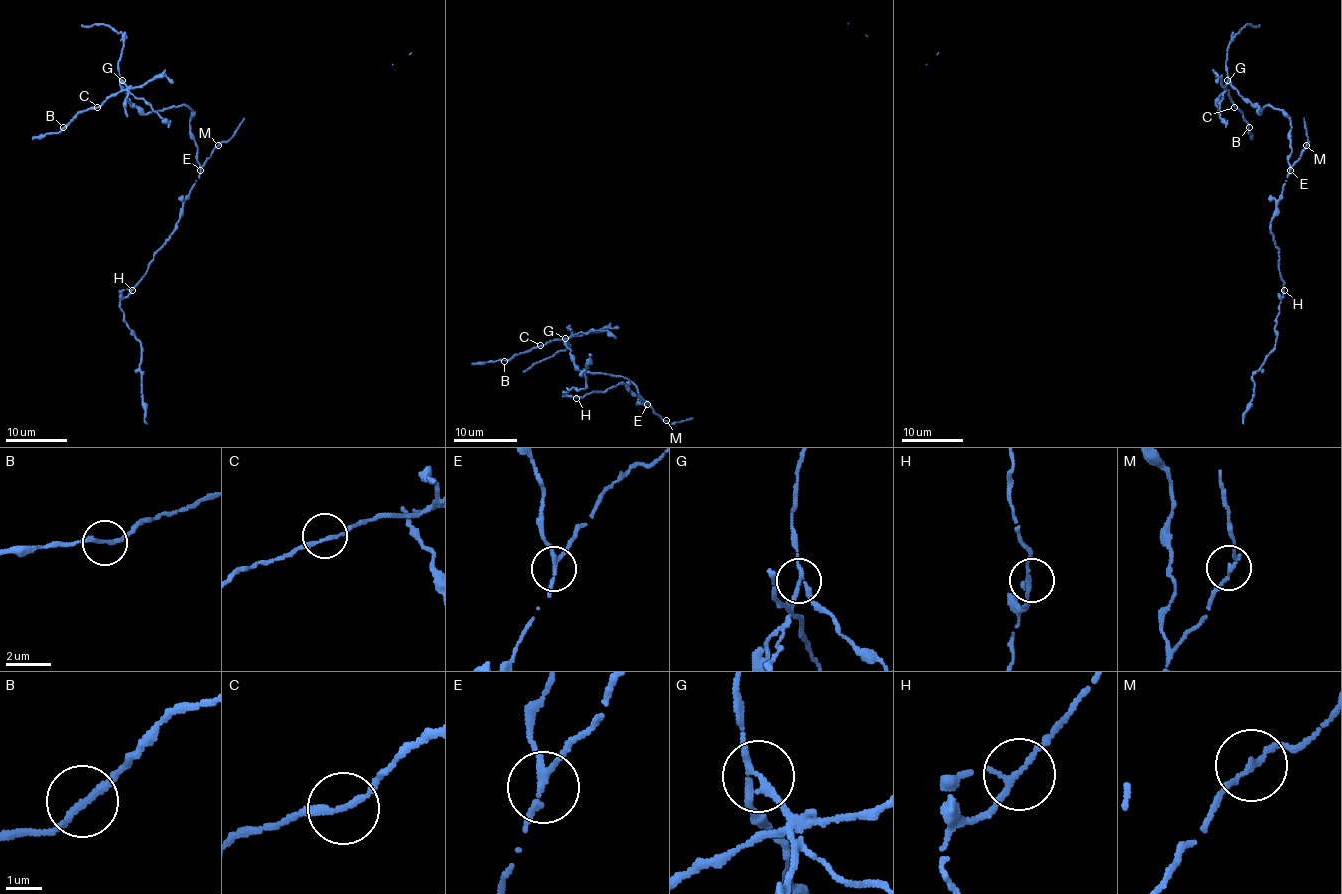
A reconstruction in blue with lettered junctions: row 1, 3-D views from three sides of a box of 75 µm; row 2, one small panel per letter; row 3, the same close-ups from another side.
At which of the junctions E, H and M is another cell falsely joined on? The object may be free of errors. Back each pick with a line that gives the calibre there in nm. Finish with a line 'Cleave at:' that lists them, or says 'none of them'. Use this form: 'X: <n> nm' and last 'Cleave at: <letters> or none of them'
E: 150 nm
Cleave at: E

